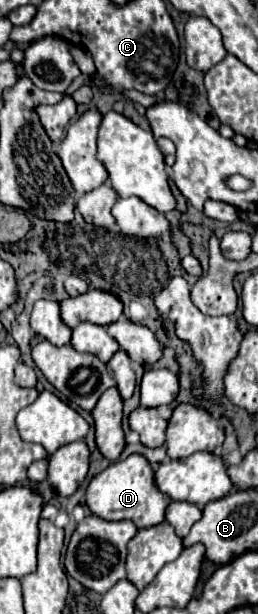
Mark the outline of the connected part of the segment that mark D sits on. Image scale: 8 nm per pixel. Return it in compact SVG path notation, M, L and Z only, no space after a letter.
M130 455L124 461L108 465L98 473L86 489L88 509L106 521L132 521L138 529L148 529L164 521L164 509L170 503L170 497L160 493L154 485L154 469L142 455Z

